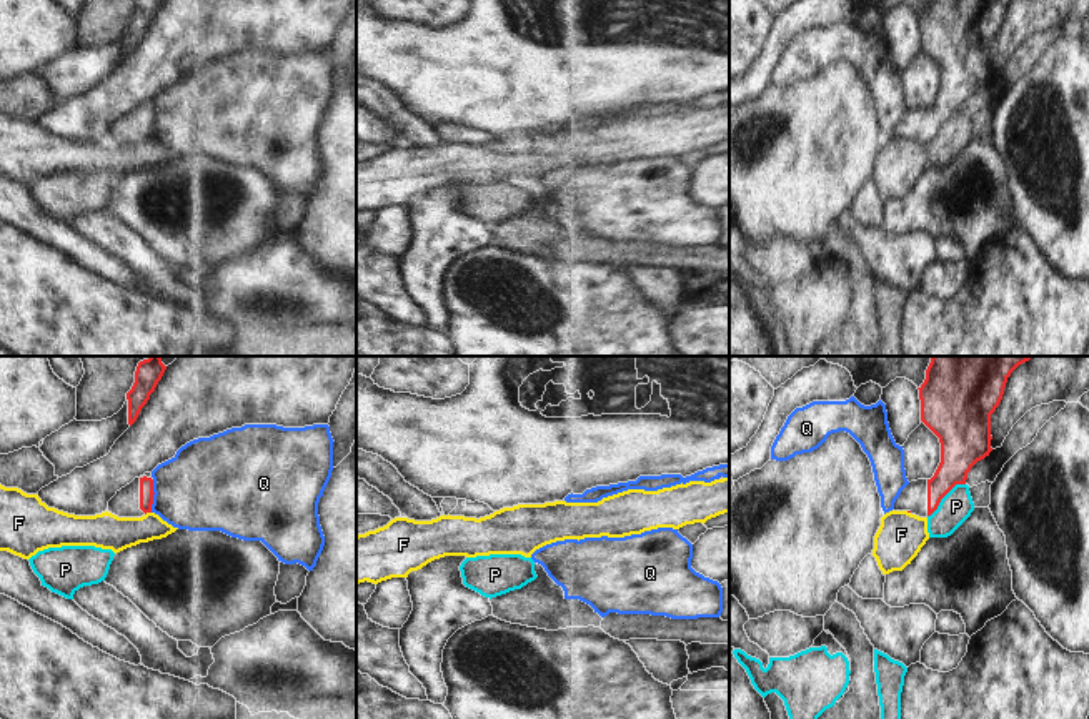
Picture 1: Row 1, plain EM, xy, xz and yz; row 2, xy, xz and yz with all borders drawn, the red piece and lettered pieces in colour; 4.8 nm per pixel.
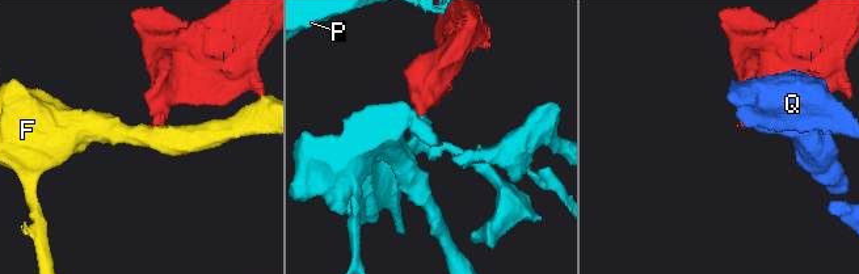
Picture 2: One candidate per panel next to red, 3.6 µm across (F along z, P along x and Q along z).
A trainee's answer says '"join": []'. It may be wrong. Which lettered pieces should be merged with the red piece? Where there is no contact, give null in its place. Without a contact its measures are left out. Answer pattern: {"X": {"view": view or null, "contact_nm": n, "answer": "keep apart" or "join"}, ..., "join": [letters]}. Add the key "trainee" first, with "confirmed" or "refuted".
{"trainee": "confirmed", "F": {"view": "xy", "contact_nm": 40, "answer": "keep apart"}, "P": {"view": "yz", "contact_nm": 240, "answer": "keep apart"}, "Q": {"view": "xy", "contact_nm": 160, "answer": "keep apart"}, "join": []}

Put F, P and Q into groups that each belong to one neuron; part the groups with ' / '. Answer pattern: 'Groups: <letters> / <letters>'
Groups: F / P / Q

